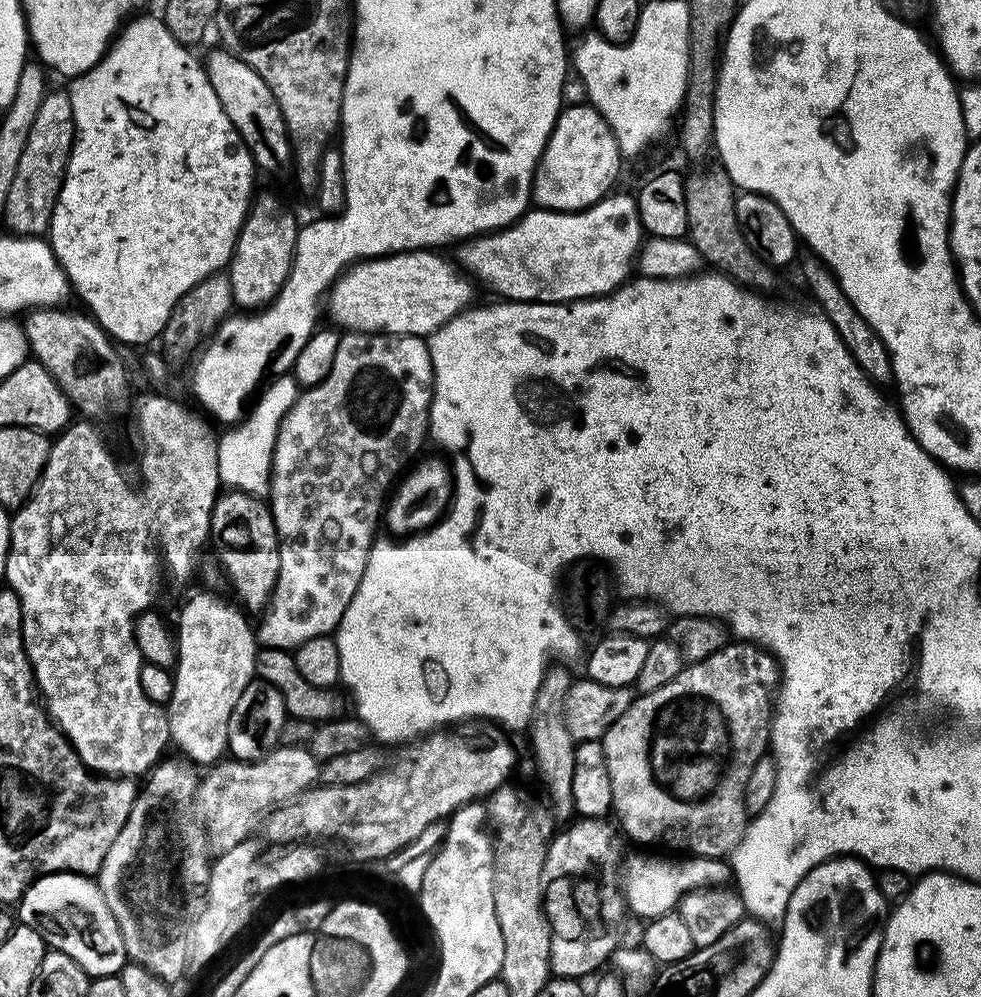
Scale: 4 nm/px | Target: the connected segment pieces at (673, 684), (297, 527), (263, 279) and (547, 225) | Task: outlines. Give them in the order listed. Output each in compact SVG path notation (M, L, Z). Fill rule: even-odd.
M729 642L722 650L710 654L697 664L684 666L676 678L662 686L653 693L637 695L632 701L630 710L622 716L604 735L602 741L604 746L604 761L608 766L608 773L612 778L612 790L616 793L616 800L622 804L622 812L619 823L624 823L623 831L641 840L644 844L669 844L672 848L681 848L682 853L691 854L693 857L727 857L740 845L740 839L750 823L750 813L746 806L746 794L748 783L758 766L760 759L766 755L770 748L770 737L772 735L772 717L774 715L774 693L781 683L780 665L771 652L766 652L756 644L747 642Z
M345 331L338 342L338 354L334 354L334 366L330 366L330 374L322 378L312 388L304 388L292 403L292 409L282 418L280 429L272 451L272 474L268 478L267 503L272 510L276 523L276 537L280 543L280 565L278 566L278 582L268 600L268 607L263 613L260 628L255 629L260 648L283 648L294 650L302 646L302 642L310 642L310 638L332 636L336 627L342 622L342 614L346 614L346 606L354 598L358 586L364 577L368 552L377 539L376 527L381 527L382 513L386 508L386 497L393 487L392 479L400 472L400 467L423 446L429 439L428 419L432 405L432 355L427 343L419 336L390 336L382 332L350 332Z
M262 192L253 199L226 269L233 305L240 310L267 308L276 299L290 274L296 253L298 223L291 210L278 197Z
M609 194L579 212L529 210L506 228L463 241L455 249L455 263L469 277L477 281L480 279L490 291L500 295L497 297L508 302L569 304L572 300L594 300L597 296L608 296L628 283L638 260L641 243L646 236L635 199L631 195L616 195Z

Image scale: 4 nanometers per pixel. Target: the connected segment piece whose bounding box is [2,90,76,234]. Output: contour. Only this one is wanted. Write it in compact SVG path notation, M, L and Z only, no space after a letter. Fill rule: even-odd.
M48 90L38 114L30 126L29 138L18 161L14 182L6 197L2 220L8 223L7 231L12 234L44 234L52 221L52 211L60 193L60 184L66 174L68 159L72 153L72 143L76 137L74 114L71 110L73 97L64 90Z

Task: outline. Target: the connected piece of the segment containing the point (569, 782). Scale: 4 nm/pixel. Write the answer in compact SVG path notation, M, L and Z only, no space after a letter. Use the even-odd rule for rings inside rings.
M549 667L544 673L542 682L538 685L536 707L530 721L532 728L532 746L536 750L536 768L542 779L548 783L548 792L556 800L573 799L572 787L576 776L577 741L573 740L568 723L564 720L566 694L570 690L573 673L564 668Z

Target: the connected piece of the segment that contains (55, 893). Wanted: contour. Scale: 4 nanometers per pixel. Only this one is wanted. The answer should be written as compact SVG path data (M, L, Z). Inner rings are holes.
M52 872L40 876L18 902L21 917L34 919L45 943L55 951L66 953L82 966L90 978L117 975L128 962L126 950L101 885L77 872Z

